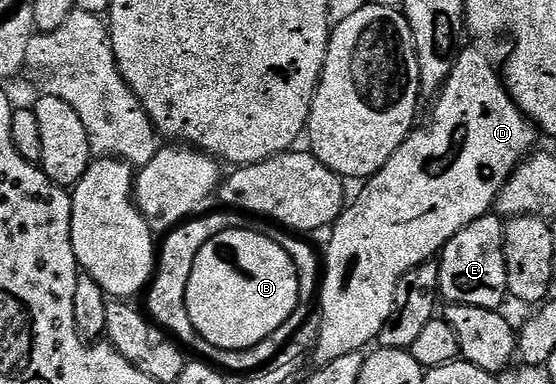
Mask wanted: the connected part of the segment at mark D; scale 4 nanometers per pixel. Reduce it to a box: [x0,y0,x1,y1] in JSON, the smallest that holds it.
[315,49,538,366]

